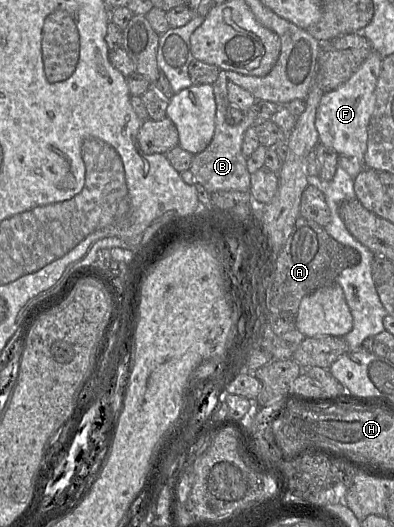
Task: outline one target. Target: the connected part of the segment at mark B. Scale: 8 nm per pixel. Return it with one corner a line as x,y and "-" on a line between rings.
220,70
216,81
212,84
216,102
215,130
210,144
200,153
193,155
189,171
195,181
202,185
209,193
217,191
250,190
250,176
247,169
247,158
242,153
242,143
246,130
255,124
254,109
244,111
242,121
237,125
230,125
226,121
226,110
229,106
225,70

